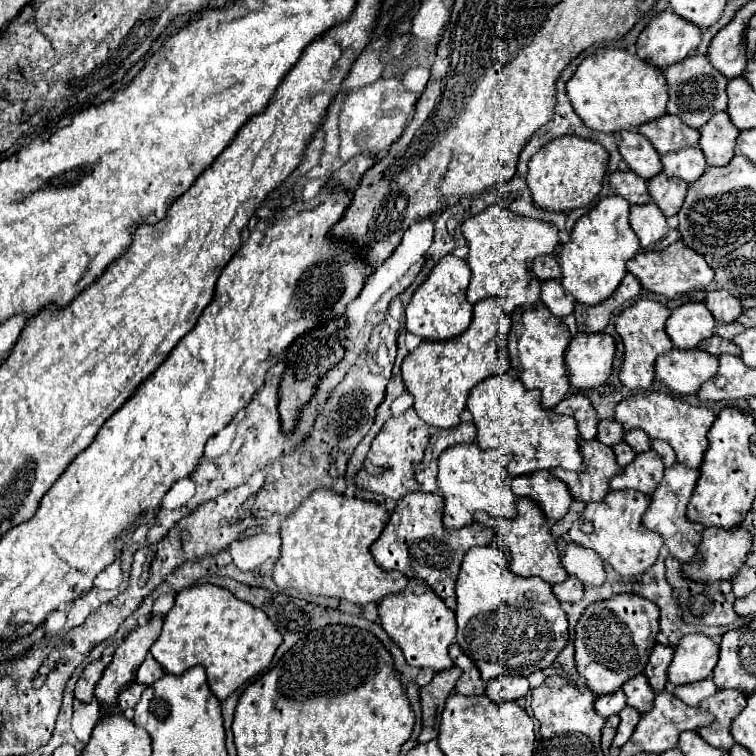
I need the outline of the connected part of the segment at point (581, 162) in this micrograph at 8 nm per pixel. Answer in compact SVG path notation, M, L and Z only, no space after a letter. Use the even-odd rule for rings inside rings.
M564 135L550 143L546 143L536 155L532 155L528 163L528 187L532 193L532 201L546 211L554 213L568 213L578 207L586 207L602 189L602 179L606 175L608 153L602 145Z

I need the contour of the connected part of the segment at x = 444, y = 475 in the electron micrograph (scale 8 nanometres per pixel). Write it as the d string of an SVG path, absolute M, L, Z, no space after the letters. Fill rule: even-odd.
M478 443L448 447L438 457L438 487L444 497L444 525L460 529L474 523L476 511L486 511L492 517L514 517L516 497L510 491L508 463L510 455L498 451L482 451Z

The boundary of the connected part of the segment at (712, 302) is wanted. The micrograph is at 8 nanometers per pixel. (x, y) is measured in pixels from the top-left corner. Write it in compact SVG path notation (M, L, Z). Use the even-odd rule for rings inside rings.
M710 291L706 295L706 307L714 315L714 319L720 323L732 323L742 313L742 305L736 297L728 295L728 291Z

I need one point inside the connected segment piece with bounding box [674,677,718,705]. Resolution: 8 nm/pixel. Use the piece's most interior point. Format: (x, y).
(692, 694)

